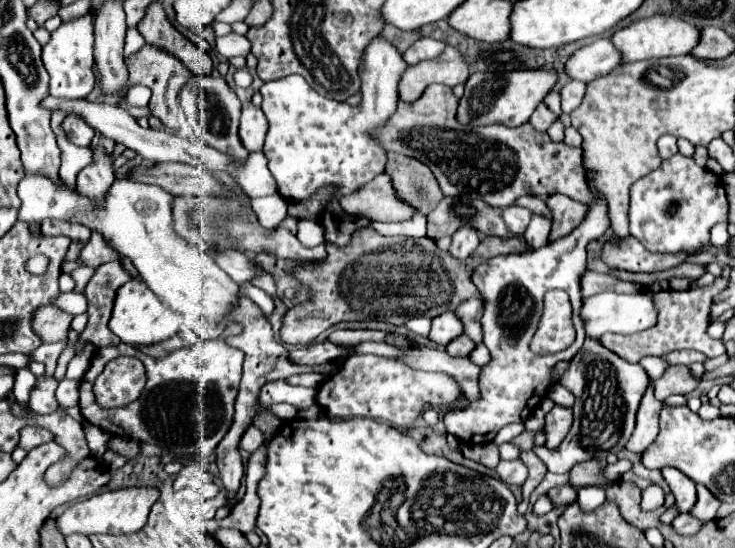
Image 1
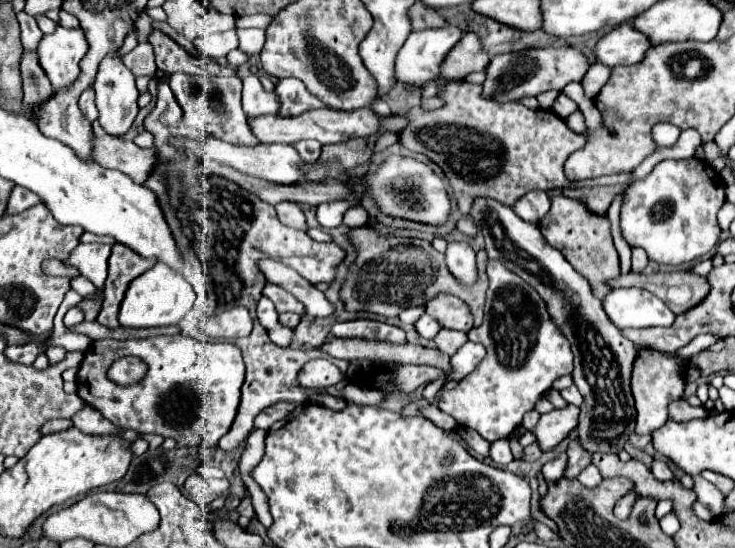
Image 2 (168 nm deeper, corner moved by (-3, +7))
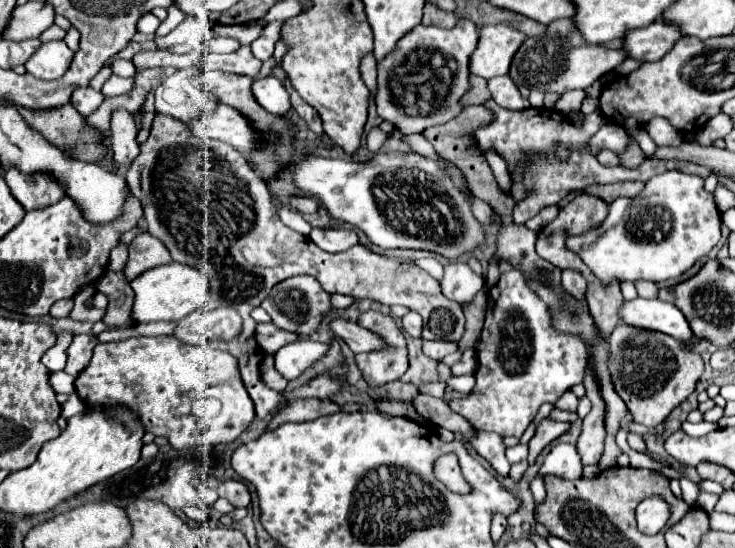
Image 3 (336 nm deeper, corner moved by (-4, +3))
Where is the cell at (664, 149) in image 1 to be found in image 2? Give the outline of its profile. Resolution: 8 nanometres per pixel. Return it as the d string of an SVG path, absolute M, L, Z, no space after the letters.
M661 122L653 128L653 138L659 146L675 146L675 142L679 140L679 134L681 134L681 130L675 124Z

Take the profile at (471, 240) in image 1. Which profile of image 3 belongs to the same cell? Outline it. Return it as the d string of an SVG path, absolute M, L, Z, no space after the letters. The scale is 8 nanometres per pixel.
M452 260L444 268L444 278L440 280L440 286L448 300L454 300L460 306L466 306L480 292L480 288L484 286L484 280L476 276L466 262Z

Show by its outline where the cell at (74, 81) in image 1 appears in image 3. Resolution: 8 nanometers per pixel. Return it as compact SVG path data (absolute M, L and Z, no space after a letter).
M46 42L26 62L26 70L40 80L58 80L68 70L72 58L74 52L66 46L66 42Z

